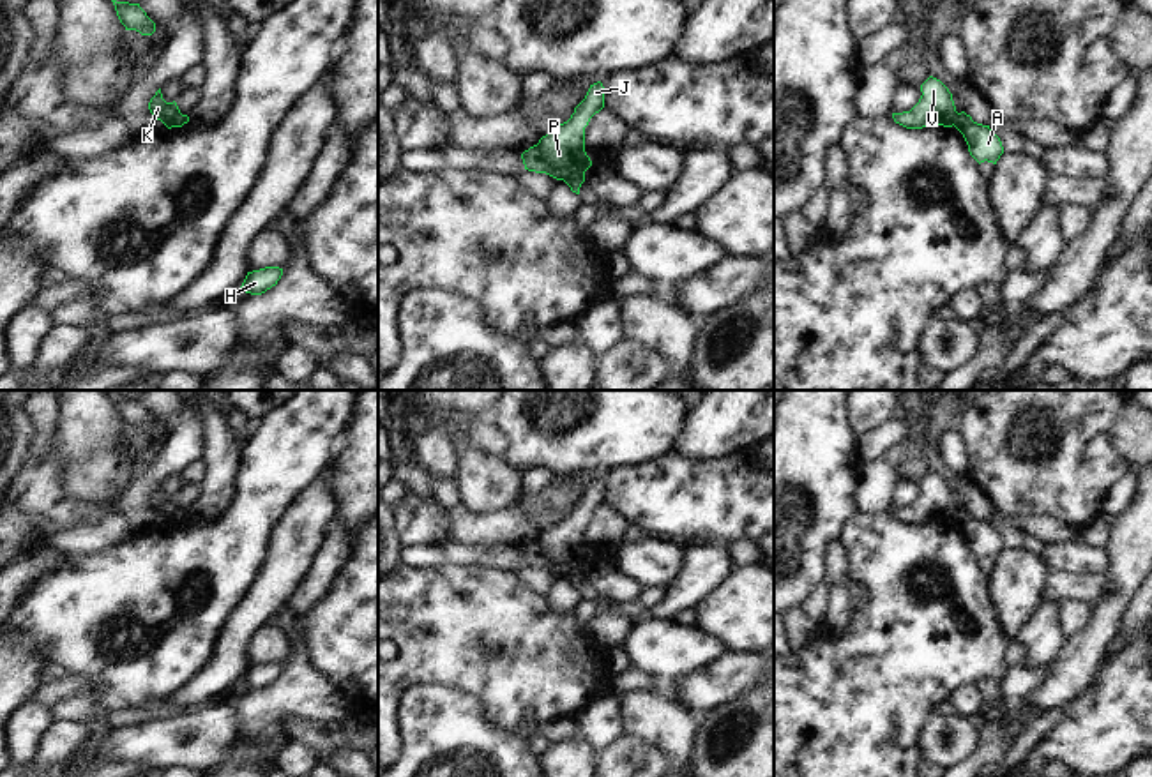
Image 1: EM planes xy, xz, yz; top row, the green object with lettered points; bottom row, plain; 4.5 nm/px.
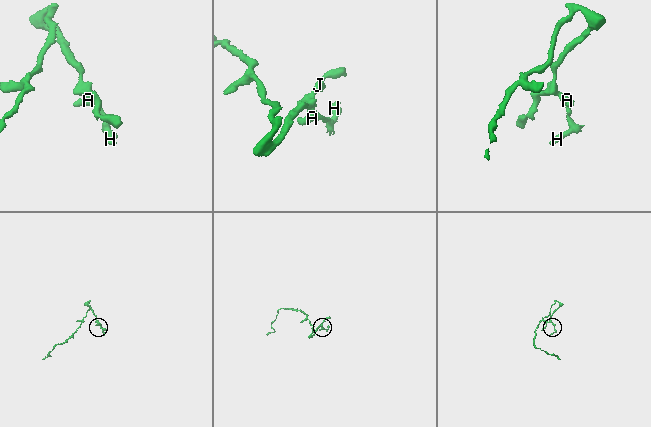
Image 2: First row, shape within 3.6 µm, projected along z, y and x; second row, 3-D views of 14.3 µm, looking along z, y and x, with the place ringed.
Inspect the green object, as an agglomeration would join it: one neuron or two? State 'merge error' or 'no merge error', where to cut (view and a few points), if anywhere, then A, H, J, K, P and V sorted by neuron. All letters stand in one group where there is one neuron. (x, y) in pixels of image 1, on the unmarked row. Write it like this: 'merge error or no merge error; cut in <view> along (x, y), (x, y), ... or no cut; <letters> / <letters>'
merge error; cut in xz along (583, 569), (573, 569), (564, 576); A H / J K P V

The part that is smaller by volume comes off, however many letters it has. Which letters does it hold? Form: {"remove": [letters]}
{"remove": ["A", "H"]}

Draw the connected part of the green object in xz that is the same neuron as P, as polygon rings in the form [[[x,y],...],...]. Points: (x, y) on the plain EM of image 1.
[[[601,477],[590,480],[585,494],[574,503],[571,514],[551,524],[521,549],[525,565],[546,569],[557,576],[585,570],[592,562],[585,547],[585,523],[590,514],[604,503],[604,482]]]

